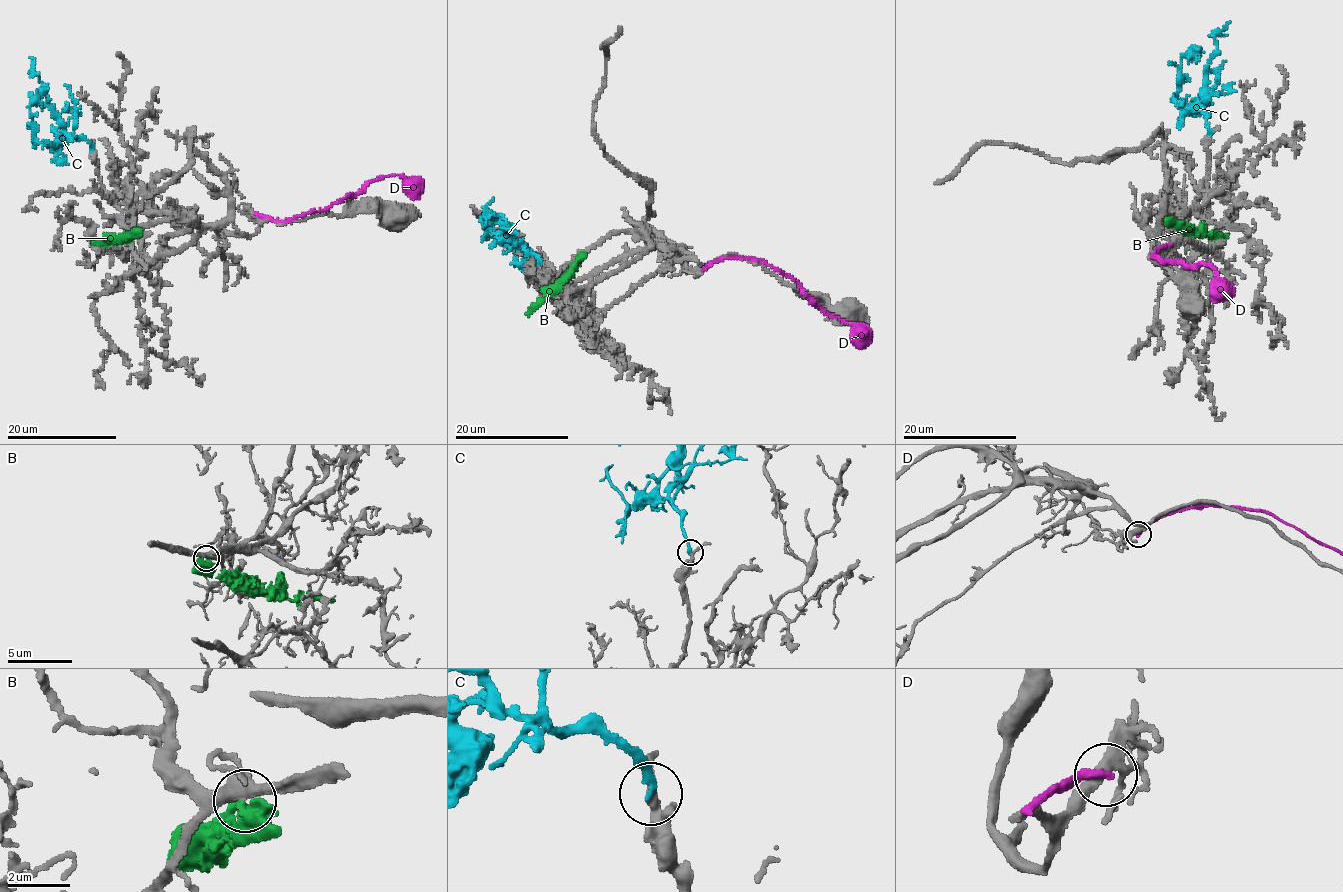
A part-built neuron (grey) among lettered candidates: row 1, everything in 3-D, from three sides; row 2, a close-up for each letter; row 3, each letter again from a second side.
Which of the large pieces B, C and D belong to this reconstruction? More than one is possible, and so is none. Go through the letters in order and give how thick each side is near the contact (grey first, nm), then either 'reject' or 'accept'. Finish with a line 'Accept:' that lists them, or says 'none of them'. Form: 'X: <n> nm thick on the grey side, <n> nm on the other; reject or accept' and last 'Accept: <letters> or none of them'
B: 400 nm thick on the grey side, 400 nm on the other; reject
C: 190 nm thick on the grey side, 260 nm on the other; accept
D: 320 nm thick on the grey side, 260 nm on the other; reject
Accept: C

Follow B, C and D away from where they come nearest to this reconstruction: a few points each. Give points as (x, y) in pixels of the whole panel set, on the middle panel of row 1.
B: (579, 257), (526, 314)
C: (539, 262), (515, 242), (501, 215), (486, 216), (485, 207), (502, 223)
D: (704, 269), (721, 260), (733, 258), (764, 261), (794, 280), (810, 301), (829, 315), (850, 322), (864, 347)

